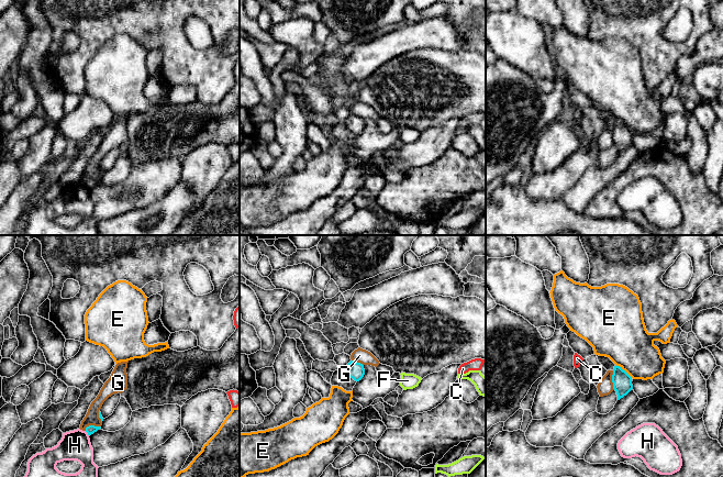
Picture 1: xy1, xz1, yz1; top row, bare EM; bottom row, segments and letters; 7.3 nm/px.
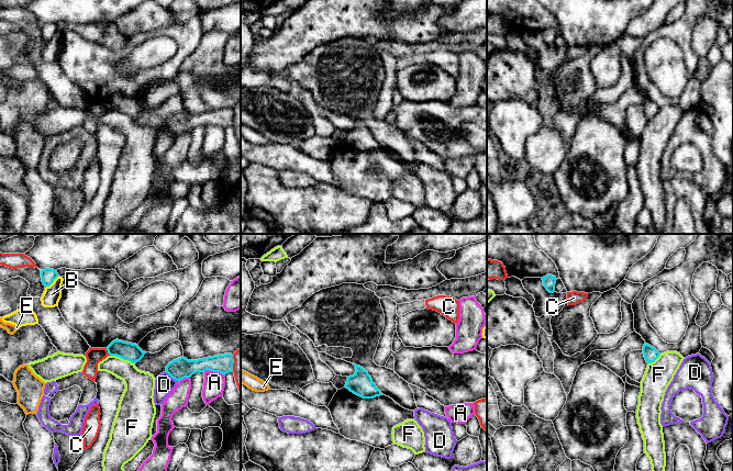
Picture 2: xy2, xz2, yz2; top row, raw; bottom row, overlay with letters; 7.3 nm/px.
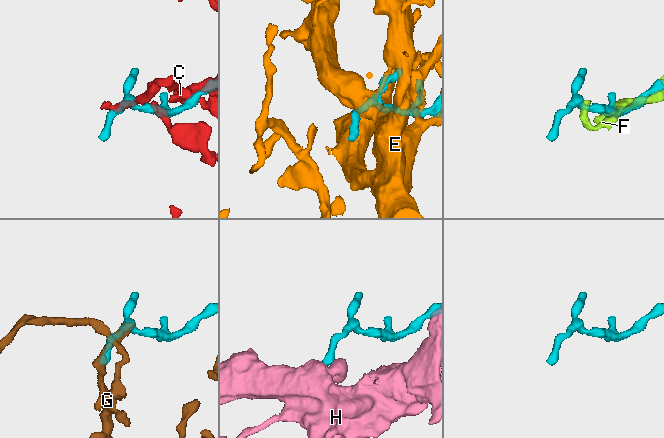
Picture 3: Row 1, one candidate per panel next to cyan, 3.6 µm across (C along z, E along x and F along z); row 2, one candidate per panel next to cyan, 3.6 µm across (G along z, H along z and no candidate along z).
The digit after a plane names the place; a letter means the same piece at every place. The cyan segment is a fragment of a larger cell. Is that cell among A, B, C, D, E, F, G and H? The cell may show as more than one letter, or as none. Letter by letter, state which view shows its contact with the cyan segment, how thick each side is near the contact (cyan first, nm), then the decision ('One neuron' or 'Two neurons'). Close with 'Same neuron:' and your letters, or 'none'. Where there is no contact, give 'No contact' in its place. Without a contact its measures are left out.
A: Touches cyan in xy2. Thickness 150 nm (cyan) against 160 nm. Two neurons
B: Touches cyan in xy2. Thickness 100 nm (cyan) against 130 nm. Two neurons
C: Touches cyan in xy2. Thickness 130 nm (cyan) against 120 nm. Two neurons
D: Touches cyan in xy2. Thickness 150 nm (cyan) against 140 nm. Two neurons
E: Touches cyan in yz1. Thickness 140 nm (cyan) against 360 nm. Two neurons
F: Touches cyan in xy2. Thickness 130 nm (cyan) against 220 nm. Two neurons
G: Touches cyan in yz1. Thickness 140 nm (cyan) against 110 nm. Two neurons
H: Touches cyan in xy1. Thickness 70 nm (cyan) against 220 nm. Two neurons
Same neuron: none

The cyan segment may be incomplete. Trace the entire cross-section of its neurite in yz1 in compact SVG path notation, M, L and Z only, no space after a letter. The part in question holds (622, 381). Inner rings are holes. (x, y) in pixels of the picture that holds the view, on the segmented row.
M597 355L599 363L607 369L612 370L612 382L613 389L616 391L618 400L626 396L632 389L632 377L622 369L622 367L616 366L609 357Z

